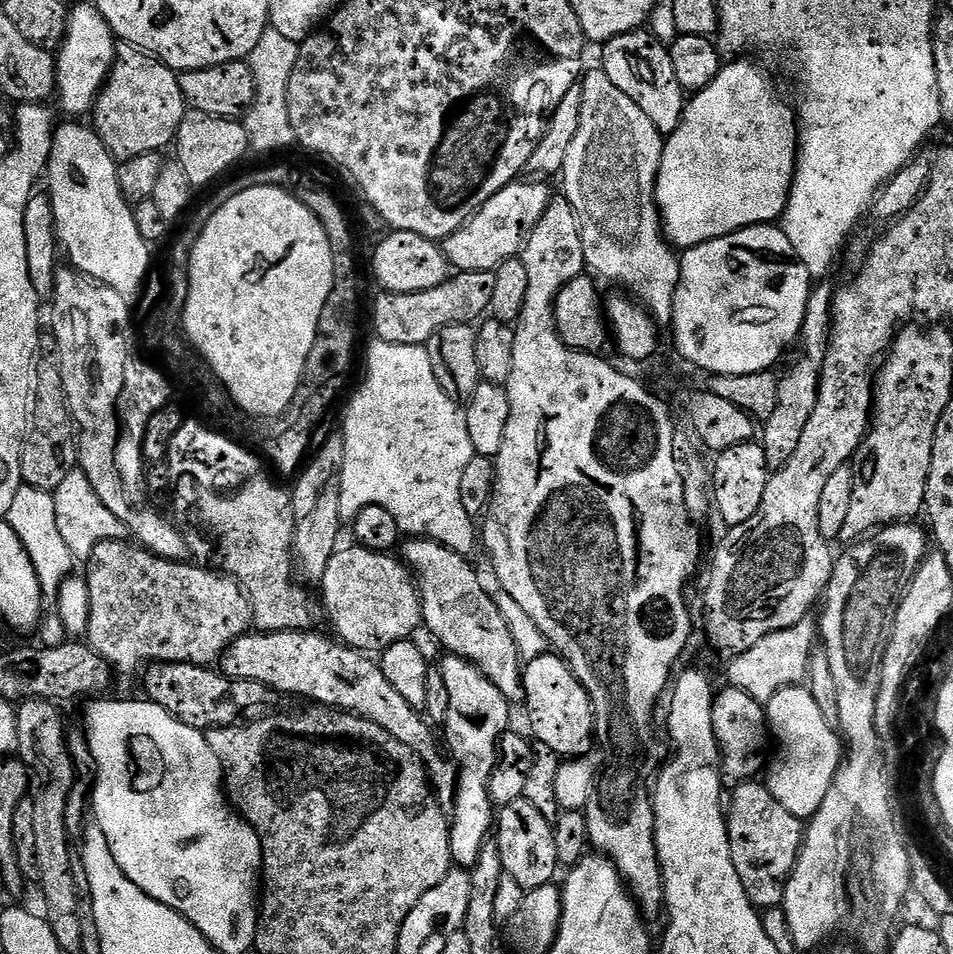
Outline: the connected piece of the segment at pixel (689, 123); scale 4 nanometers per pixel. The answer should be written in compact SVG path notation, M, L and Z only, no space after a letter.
M736 58L725 63L721 67L718 78L710 82L701 92L695 93L685 103L684 113L680 119L678 130L674 130L665 139L662 162L656 179L656 204L660 207L660 219L663 224L662 231L669 243L677 249L693 248L707 240L722 238L737 232L740 228L749 228L755 224L770 224L779 221L784 214L784 208L788 204L788 191L792 189L792 179L796 173L796 150L798 147L798 121L793 105L788 104L776 93L772 80L756 64L744 60L748 58Z

